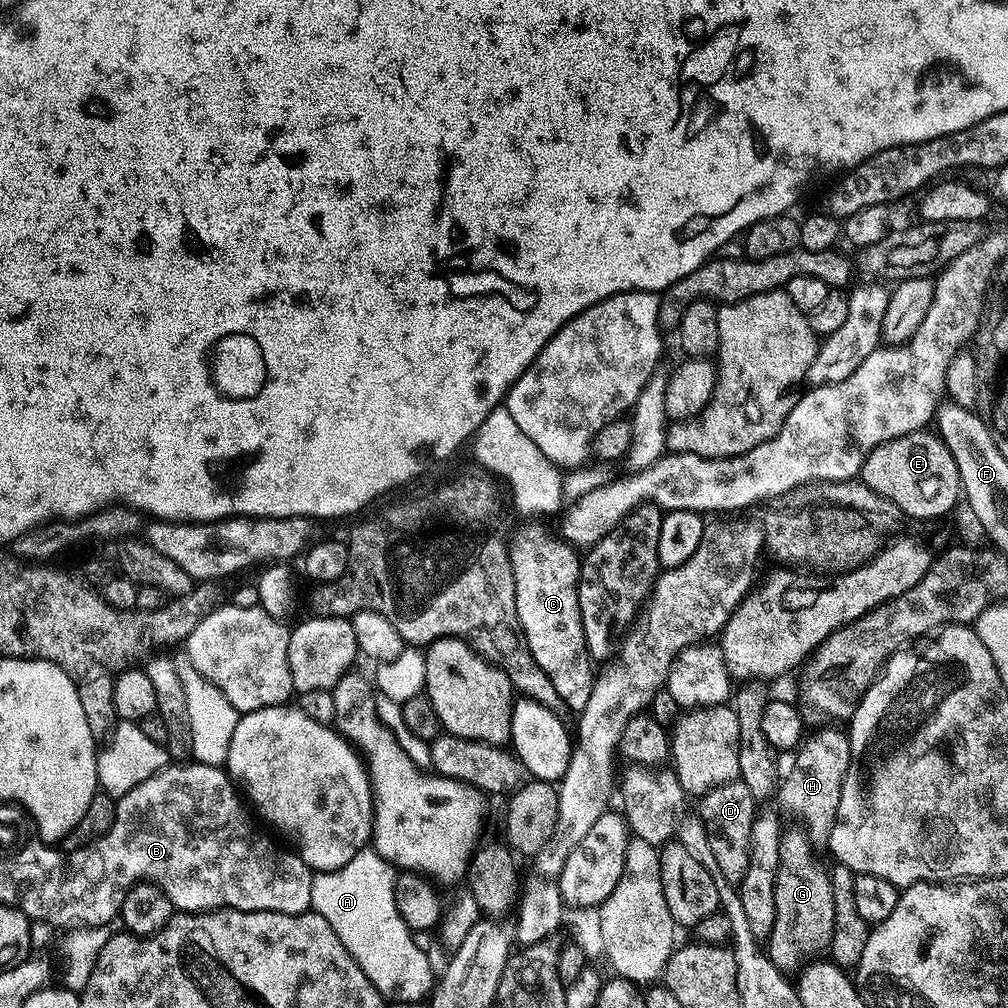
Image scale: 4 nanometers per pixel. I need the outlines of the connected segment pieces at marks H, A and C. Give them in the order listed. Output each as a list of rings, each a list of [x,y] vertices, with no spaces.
[[[836,726],[826,727],[828,728],[812,737],[809,735],[799,745],[795,753],[796,761],[793,762],[788,777],[785,775],[779,781],[778,787],[779,811],[785,817],[793,816],[801,824],[797,825],[813,846],[824,846],[828,843],[832,823],[838,814],[838,802],[842,798],[842,786],[848,778],[848,767],[852,761],[847,731],[839,732],[836,729],[839,727]]]
[[[365,848],[344,867],[336,871],[315,873],[311,886],[311,909],[326,918],[331,928],[349,954],[358,962],[375,988],[390,1002],[416,1002],[427,997],[434,986],[436,976],[429,963],[425,949],[418,946],[415,935],[409,929],[396,906],[394,883],[397,878],[395,867],[384,860],[375,849]]]
[[[532,524],[511,537],[508,557],[514,570],[518,618],[533,659],[554,682],[566,705],[579,714],[584,711],[586,702],[590,702],[594,679],[592,660],[588,657],[590,641],[584,633],[578,602],[582,560],[567,539],[557,536]]]

